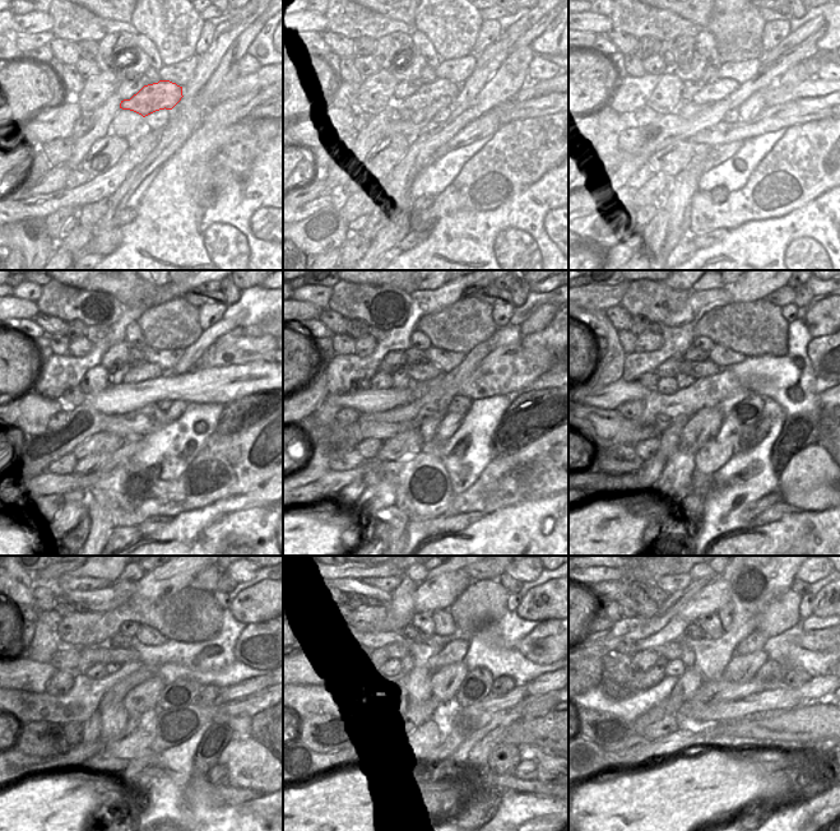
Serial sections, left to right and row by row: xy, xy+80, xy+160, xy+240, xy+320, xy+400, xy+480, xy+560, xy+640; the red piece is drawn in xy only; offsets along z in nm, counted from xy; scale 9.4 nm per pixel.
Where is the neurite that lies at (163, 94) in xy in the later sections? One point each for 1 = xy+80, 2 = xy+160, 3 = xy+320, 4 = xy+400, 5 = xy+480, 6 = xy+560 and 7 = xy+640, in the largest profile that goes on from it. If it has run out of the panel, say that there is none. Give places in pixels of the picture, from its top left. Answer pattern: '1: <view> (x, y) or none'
1: xy+80 (428, 93)
2: xy+160 (710, 93)
3: xy+320 (423, 372)
4: xy+400 (695, 368)
5: xy+480 (112, 654)
6: xy+560 (394, 651)
7: xy+640 (672, 650)

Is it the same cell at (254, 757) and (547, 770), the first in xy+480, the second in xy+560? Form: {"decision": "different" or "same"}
{"decision": "same"}

